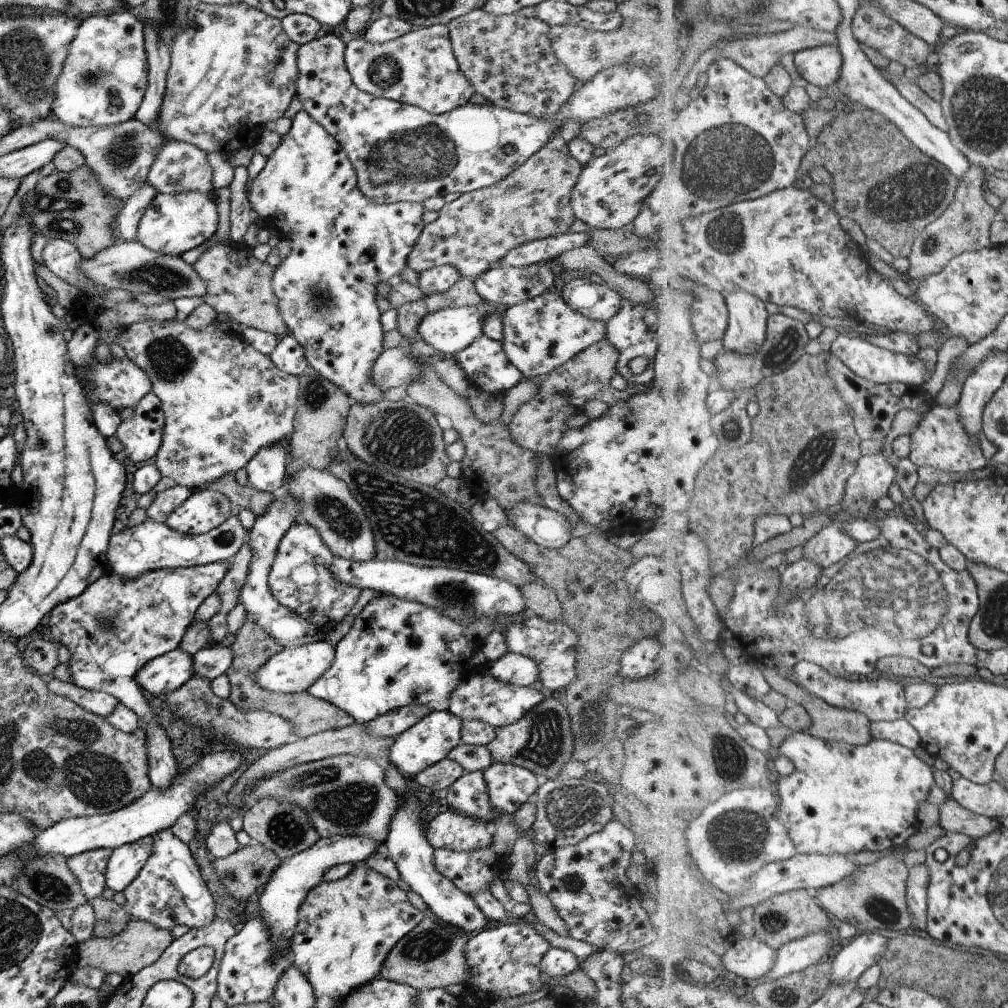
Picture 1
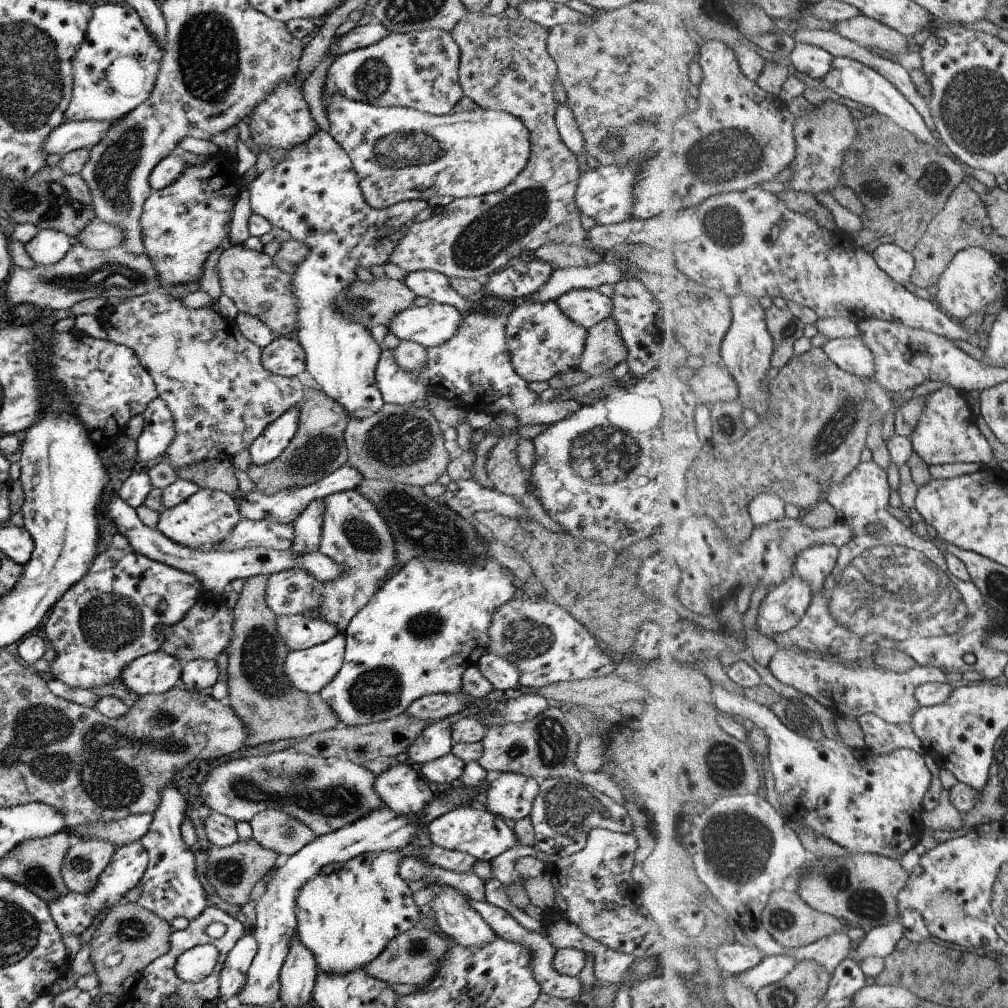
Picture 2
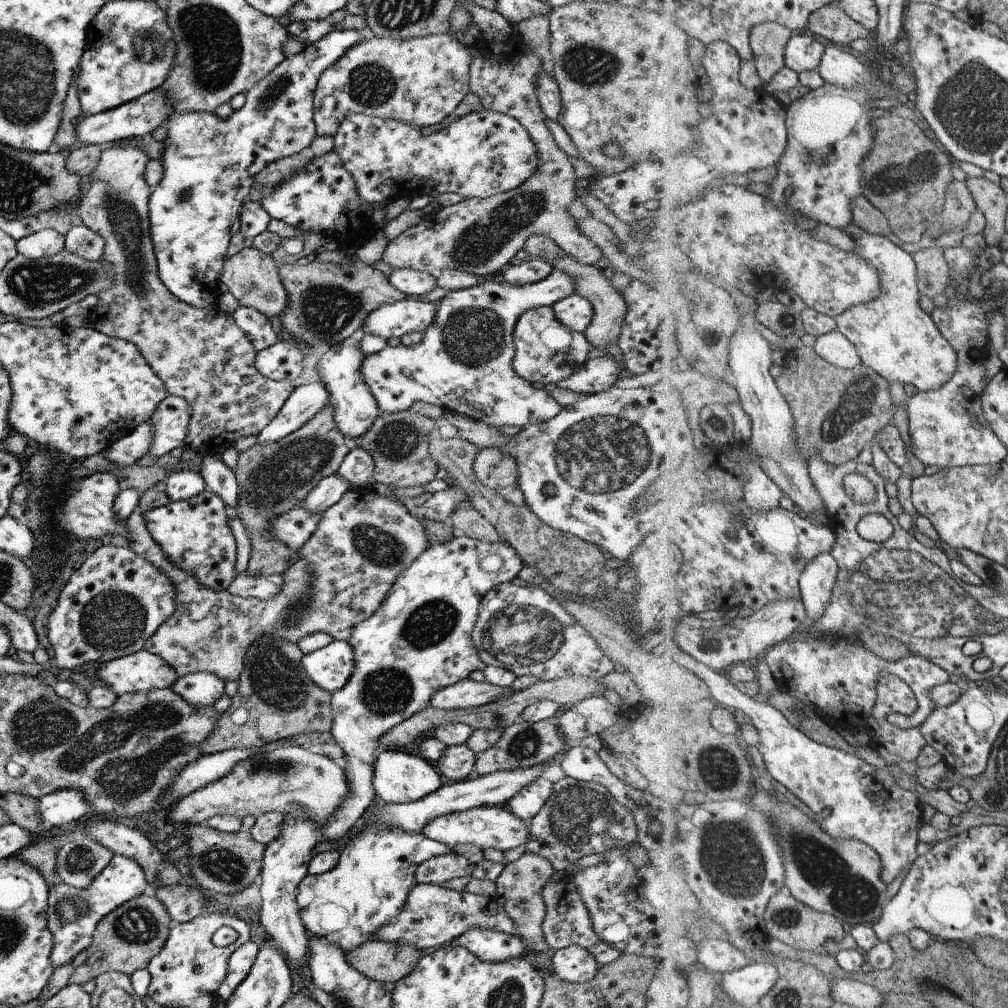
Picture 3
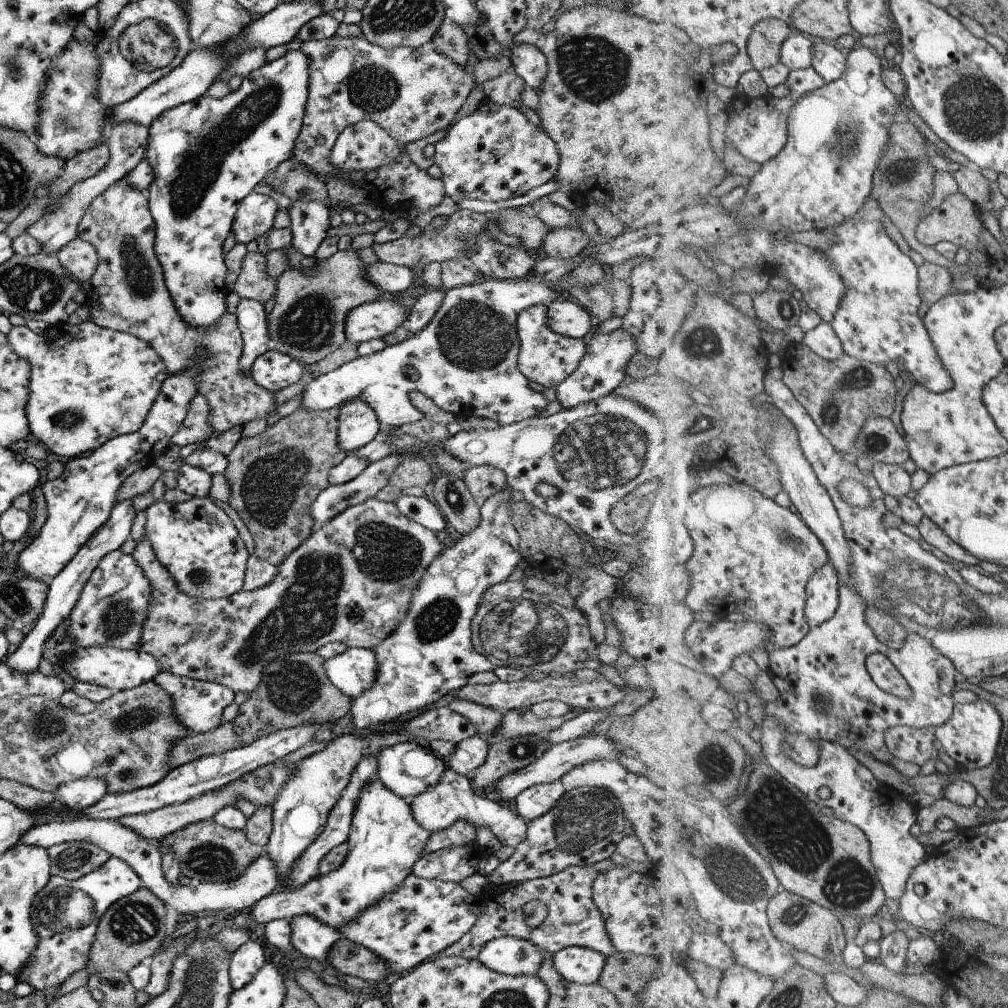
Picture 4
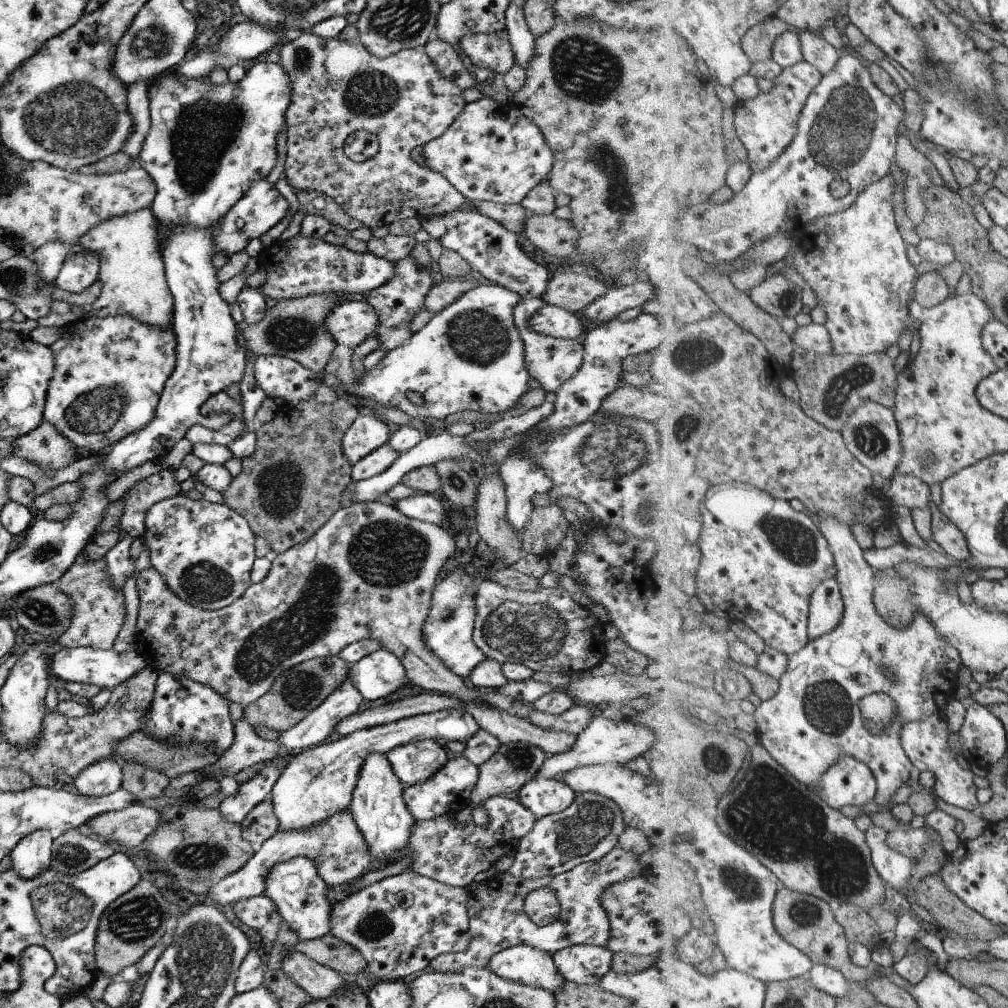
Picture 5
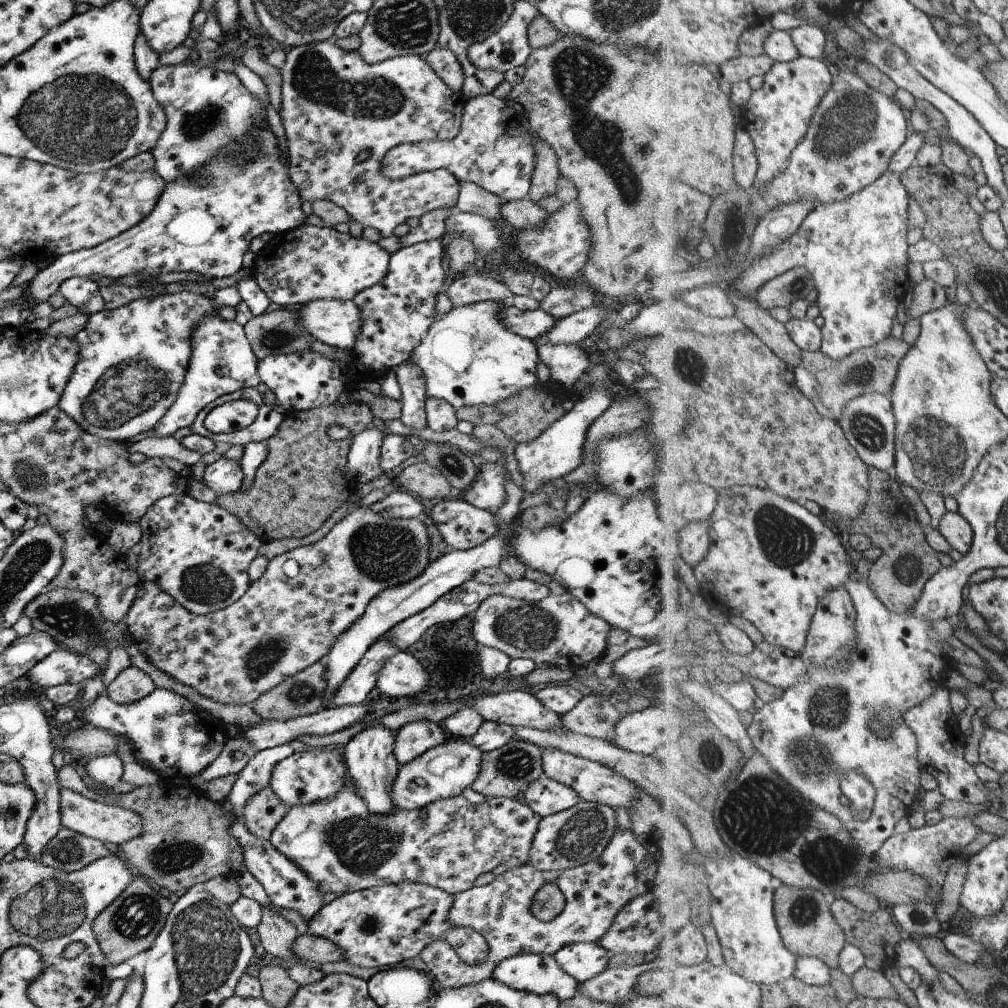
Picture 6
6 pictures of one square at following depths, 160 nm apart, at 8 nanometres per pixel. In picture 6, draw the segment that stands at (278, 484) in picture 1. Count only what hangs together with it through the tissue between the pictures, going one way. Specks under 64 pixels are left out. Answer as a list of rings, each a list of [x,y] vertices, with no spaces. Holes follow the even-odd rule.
[[[479,301],[453,307],[449,312],[437,317],[436,322],[431,324],[421,342],[411,351],[409,358],[423,371],[426,398],[445,400],[456,410],[459,406],[495,404],[523,387],[537,384],[536,346],[530,340],[509,332],[502,325],[498,312],[504,306],[503,301]]]

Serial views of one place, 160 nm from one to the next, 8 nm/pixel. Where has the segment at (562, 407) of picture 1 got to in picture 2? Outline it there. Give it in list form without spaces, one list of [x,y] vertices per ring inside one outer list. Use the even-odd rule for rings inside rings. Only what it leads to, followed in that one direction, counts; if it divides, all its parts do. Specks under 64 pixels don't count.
[[[607,316],[605,320],[601,320],[599,324],[595,324],[592,328],[587,329],[585,343],[577,369],[582,373],[588,374],[589,377],[597,377],[600,374],[610,373],[610,370],[619,362],[626,358],[626,349],[617,334],[615,322],[613,318]],[[513,429],[509,436],[499,439],[488,451],[485,472],[495,491],[520,498],[528,492],[528,487],[525,474],[519,466],[519,456],[516,455],[519,438],[518,430]]]

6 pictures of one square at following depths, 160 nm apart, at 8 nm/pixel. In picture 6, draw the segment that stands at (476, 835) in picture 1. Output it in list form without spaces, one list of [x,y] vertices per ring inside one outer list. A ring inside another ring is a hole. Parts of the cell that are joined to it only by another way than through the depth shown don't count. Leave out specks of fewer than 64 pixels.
[[[457,738],[445,739],[441,744],[425,750],[413,760],[398,765],[388,794],[395,809],[423,808],[437,799],[446,799],[461,794],[465,786],[473,784],[479,772],[482,752],[467,741]]]

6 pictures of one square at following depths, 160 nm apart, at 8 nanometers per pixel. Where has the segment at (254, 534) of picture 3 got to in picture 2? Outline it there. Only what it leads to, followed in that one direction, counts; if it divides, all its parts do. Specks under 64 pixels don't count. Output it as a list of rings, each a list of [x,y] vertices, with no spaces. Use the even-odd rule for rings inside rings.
[[[309,390],[298,406],[299,422],[293,439],[275,460],[255,466],[247,466],[247,476],[262,494],[276,494],[281,490],[303,488],[329,476],[335,470],[346,465],[347,454],[343,443],[343,432],[346,428],[348,415],[341,406],[331,400],[323,390]],[[257,574],[244,581],[239,598],[233,604],[231,640],[226,649],[225,680],[228,687],[225,702],[247,728],[247,740],[243,740],[243,747],[307,737],[333,729],[340,724],[335,712],[331,711],[317,693],[299,692],[291,688],[291,684],[283,676],[283,658],[289,651],[275,632],[275,615],[265,603],[267,575]]]

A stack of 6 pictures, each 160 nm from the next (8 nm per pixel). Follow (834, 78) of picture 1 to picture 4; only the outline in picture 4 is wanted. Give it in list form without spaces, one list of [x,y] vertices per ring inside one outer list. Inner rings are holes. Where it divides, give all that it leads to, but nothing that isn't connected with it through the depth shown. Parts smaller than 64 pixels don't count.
[[[796,31],[782,46],[781,62],[790,70],[809,68],[814,59],[815,39]]]

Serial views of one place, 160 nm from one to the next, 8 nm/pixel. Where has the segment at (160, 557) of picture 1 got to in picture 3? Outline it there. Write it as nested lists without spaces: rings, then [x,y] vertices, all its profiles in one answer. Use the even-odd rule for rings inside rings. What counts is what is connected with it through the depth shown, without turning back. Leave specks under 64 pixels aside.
[[[300,505],[293,507],[270,522],[270,537],[295,552],[315,532],[321,517]]]

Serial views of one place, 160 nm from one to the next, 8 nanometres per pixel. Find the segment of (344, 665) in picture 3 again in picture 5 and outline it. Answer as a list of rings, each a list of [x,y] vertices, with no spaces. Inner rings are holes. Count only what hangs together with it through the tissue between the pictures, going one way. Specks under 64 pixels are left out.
[[[383,648],[349,665],[346,676],[365,700],[389,696],[408,685],[401,661]]]

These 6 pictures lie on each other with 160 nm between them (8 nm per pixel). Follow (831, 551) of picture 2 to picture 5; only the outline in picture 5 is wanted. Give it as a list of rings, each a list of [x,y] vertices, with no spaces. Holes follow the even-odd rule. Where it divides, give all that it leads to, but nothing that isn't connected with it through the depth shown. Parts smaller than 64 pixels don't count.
[[[837,578],[826,580],[811,599],[810,640],[833,632],[842,623],[846,604]]]

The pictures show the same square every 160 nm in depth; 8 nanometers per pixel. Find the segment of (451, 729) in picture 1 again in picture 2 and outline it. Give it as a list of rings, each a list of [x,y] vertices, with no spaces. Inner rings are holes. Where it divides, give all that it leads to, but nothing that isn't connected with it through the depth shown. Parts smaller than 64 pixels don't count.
[[[446,718],[431,721],[429,726],[421,730],[413,744],[409,744],[405,755],[409,764],[426,764],[450,753],[453,740],[451,740],[451,722]]]

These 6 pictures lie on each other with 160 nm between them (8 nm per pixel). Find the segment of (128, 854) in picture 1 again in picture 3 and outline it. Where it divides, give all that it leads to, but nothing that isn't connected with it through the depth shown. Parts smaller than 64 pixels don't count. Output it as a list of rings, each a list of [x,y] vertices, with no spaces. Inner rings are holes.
[[[113,855],[109,864],[97,873],[97,876],[84,889],[69,887],[61,881],[48,887],[46,927],[52,936],[49,960],[52,968],[71,962],[72,958],[91,944],[96,924],[117,905],[141,895],[147,886],[142,868],[134,860]]]

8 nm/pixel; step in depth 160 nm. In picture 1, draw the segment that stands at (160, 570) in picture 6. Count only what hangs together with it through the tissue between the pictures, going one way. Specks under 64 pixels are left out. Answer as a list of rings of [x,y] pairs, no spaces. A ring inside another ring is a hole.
[[[215,490],[192,492],[164,520],[170,529],[184,535],[202,535],[235,513],[227,497]]]

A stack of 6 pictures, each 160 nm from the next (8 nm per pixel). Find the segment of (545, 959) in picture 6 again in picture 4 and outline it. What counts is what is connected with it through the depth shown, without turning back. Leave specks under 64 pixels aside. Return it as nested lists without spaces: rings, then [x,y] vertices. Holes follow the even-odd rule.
[[[499,937],[487,941],[476,959],[502,975],[535,975],[542,963],[542,951],[528,940]]]

